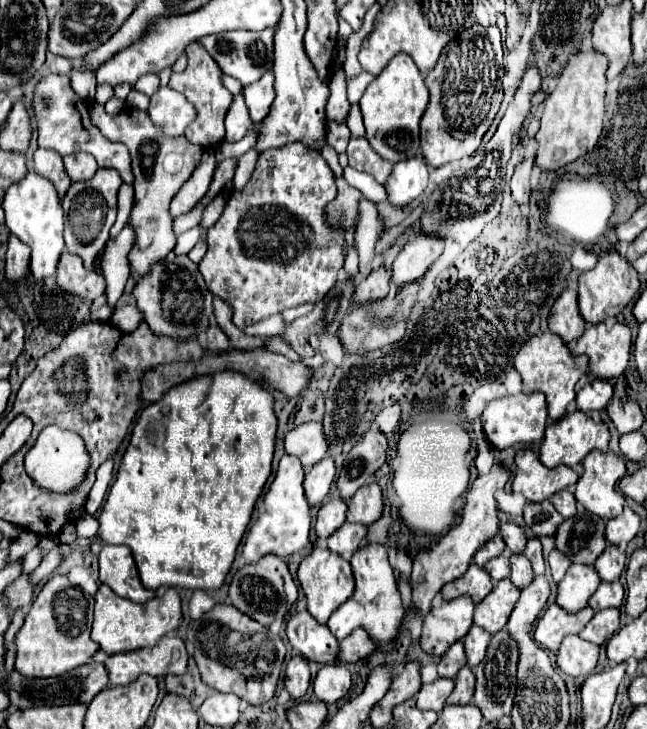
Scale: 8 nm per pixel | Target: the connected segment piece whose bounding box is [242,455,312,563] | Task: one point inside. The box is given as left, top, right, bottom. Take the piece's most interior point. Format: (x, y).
(284, 528)

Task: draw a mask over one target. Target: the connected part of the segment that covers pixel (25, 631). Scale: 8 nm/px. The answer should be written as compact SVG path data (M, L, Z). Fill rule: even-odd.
M54 575L38 593L16 635L16 671L28 677L56 677L90 661L98 645L90 639L94 597L74 587L66 575Z

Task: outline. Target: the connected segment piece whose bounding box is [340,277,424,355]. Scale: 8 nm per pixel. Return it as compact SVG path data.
M424 277L416 279L416 283L408 283L408 287L402 287L400 291L394 291L394 295L388 295L380 299L380 303L366 303L364 307L356 307L354 303L348 309L348 315L344 317L340 325L340 343L346 349L346 353L370 353L380 347L398 343L406 333L406 323L410 317L412 307L416 305L416 295L420 291Z

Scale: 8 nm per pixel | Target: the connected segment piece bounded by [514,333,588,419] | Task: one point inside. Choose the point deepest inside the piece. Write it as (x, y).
(546, 364)

